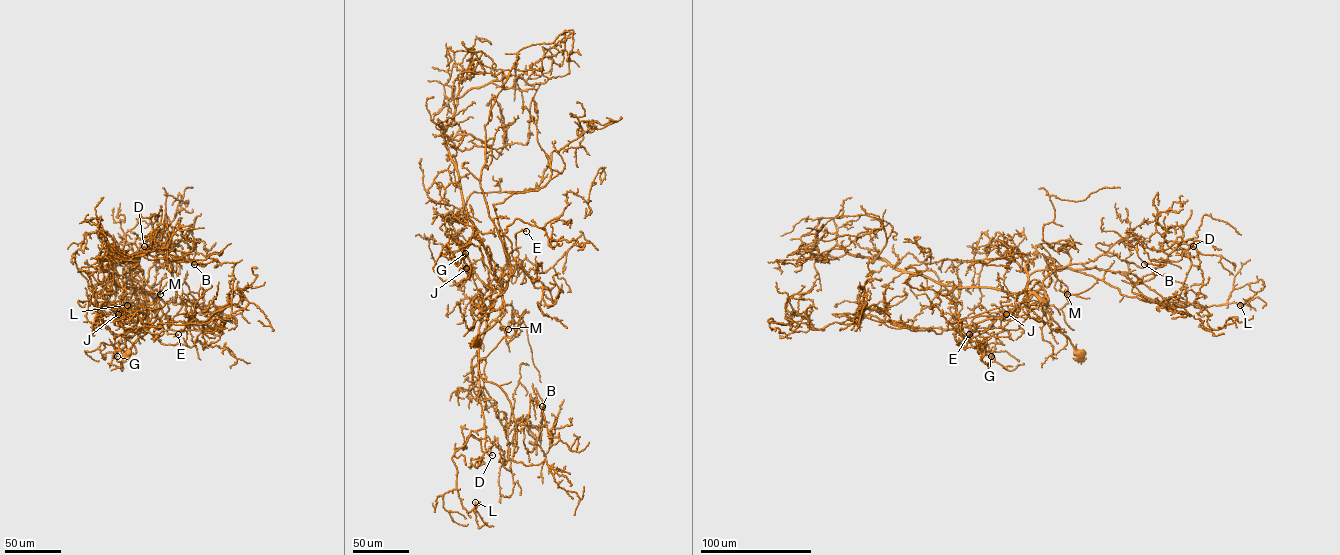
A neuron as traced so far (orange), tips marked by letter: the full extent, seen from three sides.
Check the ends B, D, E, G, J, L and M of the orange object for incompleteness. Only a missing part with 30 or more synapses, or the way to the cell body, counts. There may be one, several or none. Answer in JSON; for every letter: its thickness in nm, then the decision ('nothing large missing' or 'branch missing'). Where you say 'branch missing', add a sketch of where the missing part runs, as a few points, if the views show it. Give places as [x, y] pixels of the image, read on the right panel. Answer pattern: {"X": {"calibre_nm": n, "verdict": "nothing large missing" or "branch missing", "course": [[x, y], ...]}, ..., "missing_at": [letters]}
{"B": {"calibre_nm": 160, "verdict": "nothing large missing"}, "D": {"calibre_nm": 280, "verdict": "nothing large missing"}, "E": {"calibre_nm": 400, "verdict": "nothing large missing"}, "G": {"calibre_nm": 190, "verdict": "nothing large missing"}, "J": {"calibre_nm": 240, "verdict": "nothing large missing"}, "L": {"calibre_nm": 200, "verdict": "nothing large missing"}, "M": {"calibre_nm": 240, "verdict": "nothing large missing"}, "missing_at": []}

